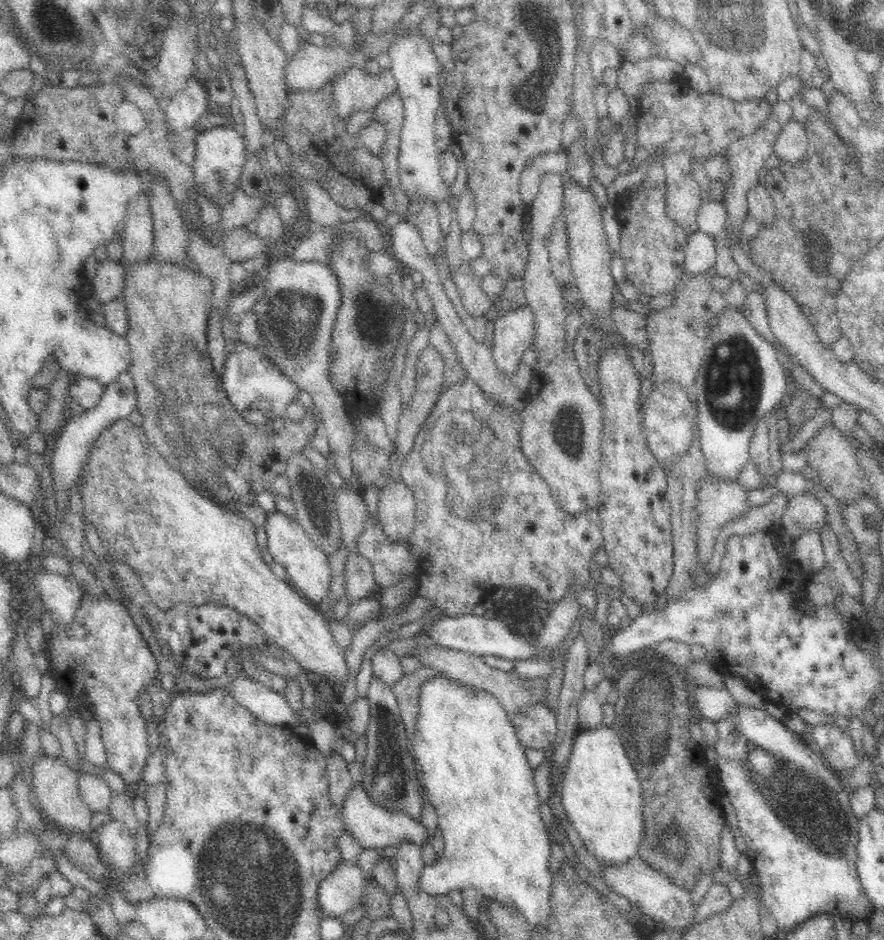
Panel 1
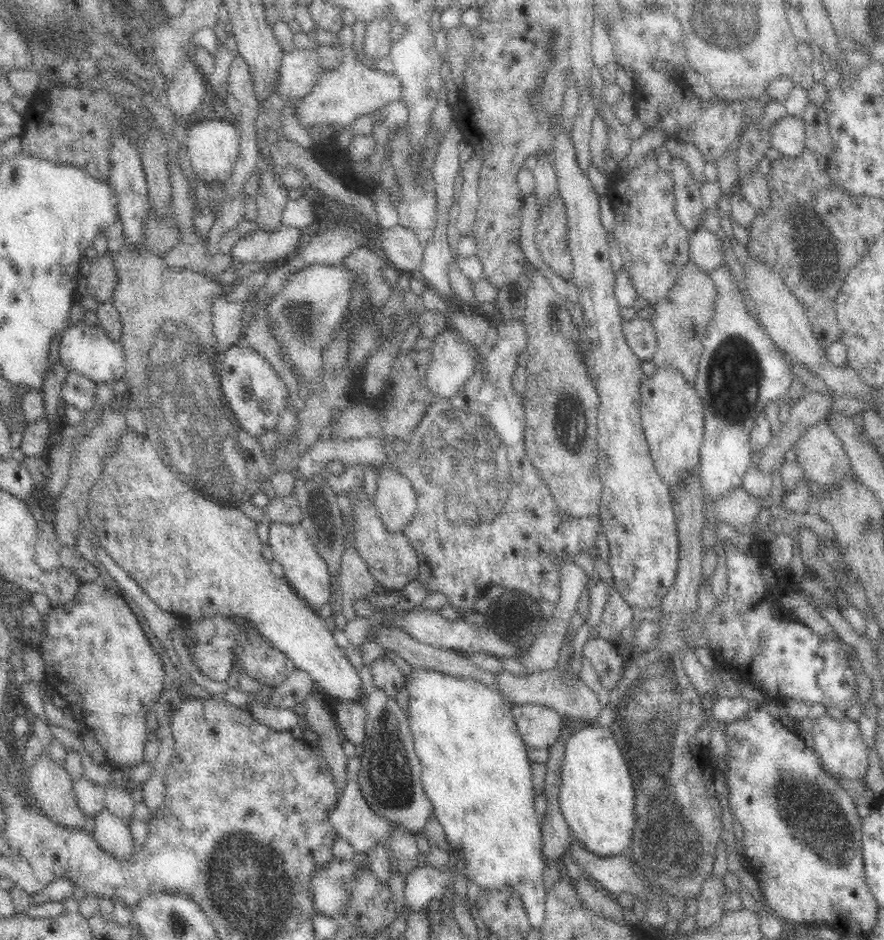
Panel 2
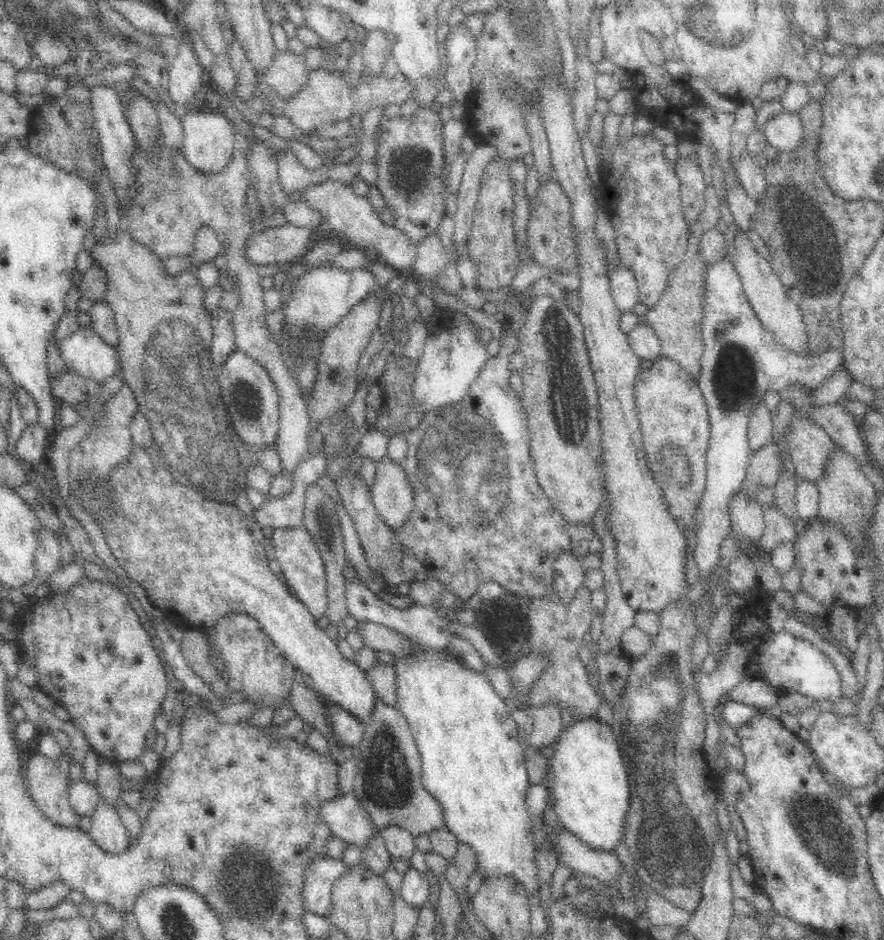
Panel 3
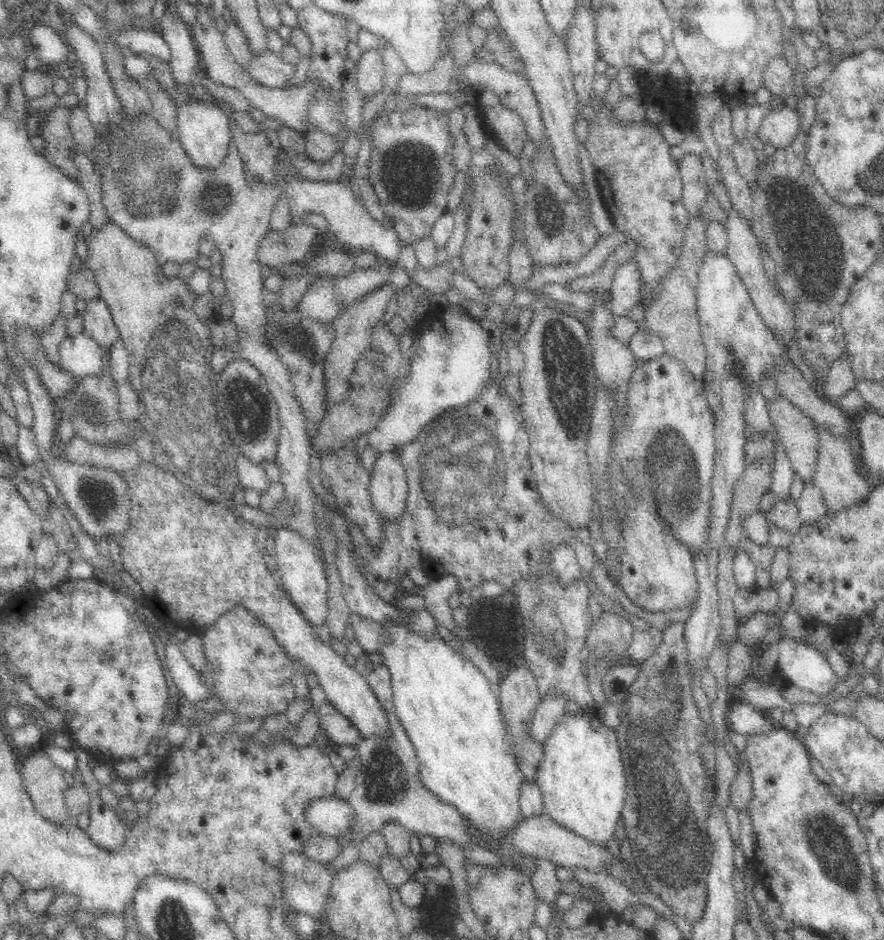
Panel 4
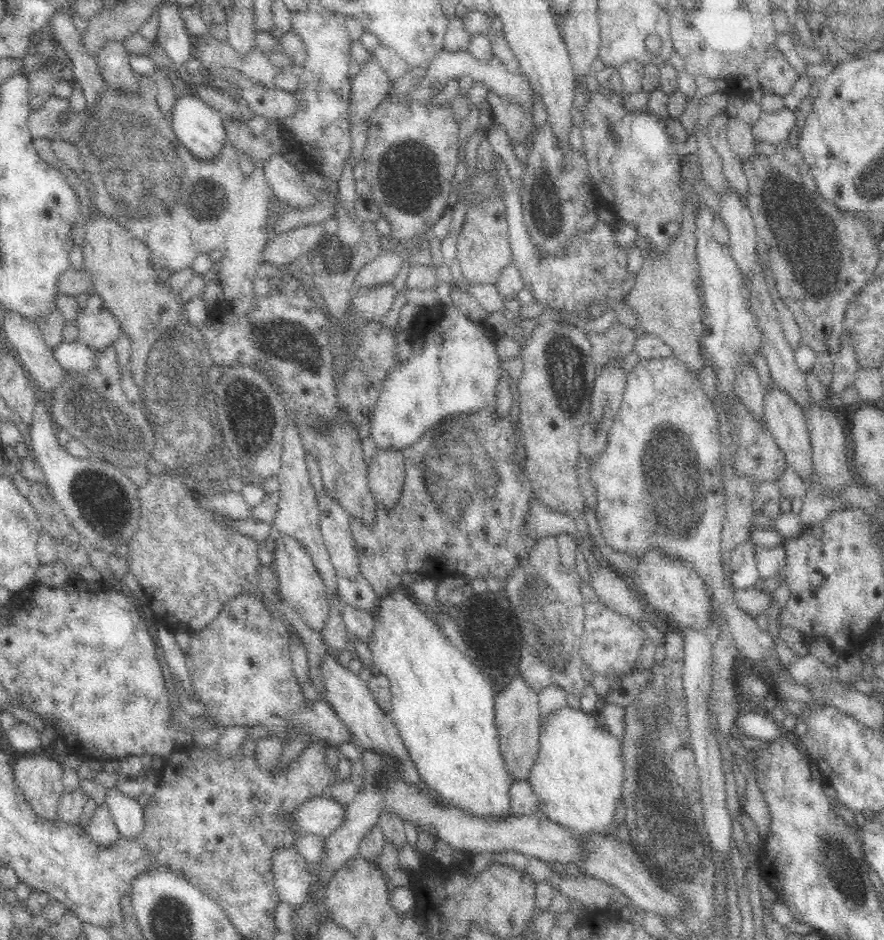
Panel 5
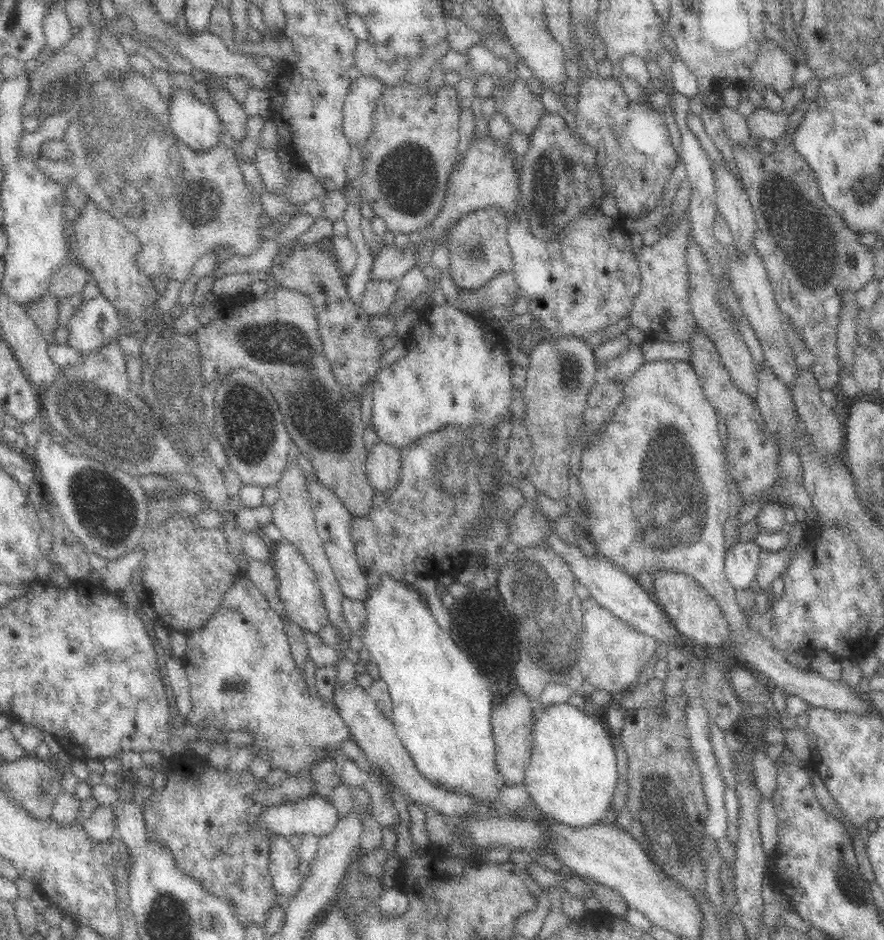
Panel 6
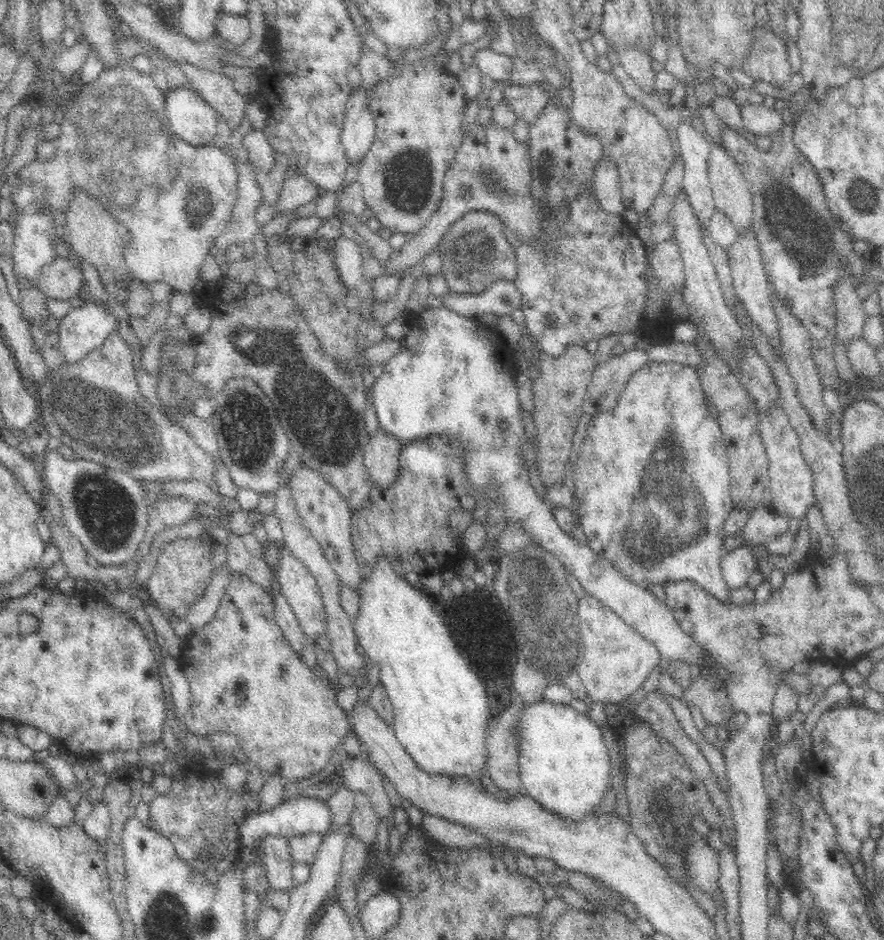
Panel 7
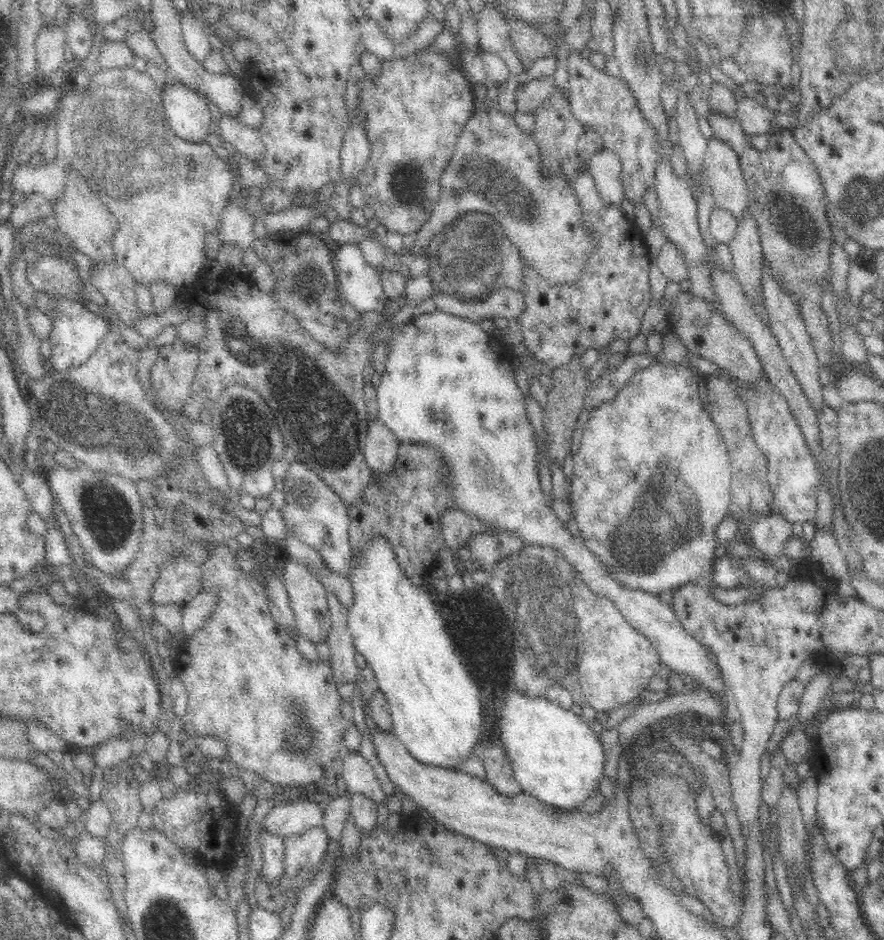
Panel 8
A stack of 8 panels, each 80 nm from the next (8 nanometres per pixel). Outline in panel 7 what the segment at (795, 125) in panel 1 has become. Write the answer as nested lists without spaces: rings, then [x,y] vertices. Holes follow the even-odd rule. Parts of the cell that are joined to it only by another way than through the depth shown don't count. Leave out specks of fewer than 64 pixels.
[[[746,102],[741,108],[743,130],[749,131],[756,138],[771,136],[783,129],[781,114],[771,105],[756,105]]]

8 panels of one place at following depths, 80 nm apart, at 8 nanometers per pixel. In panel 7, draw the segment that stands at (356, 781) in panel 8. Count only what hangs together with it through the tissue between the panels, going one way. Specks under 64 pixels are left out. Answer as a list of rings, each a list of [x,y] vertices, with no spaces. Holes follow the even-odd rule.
[[[348,756],[342,764],[343,783],[353,793],[365,794],[379,819],[386,820],[391,803],[382,787],[379,770],[363,756]]]

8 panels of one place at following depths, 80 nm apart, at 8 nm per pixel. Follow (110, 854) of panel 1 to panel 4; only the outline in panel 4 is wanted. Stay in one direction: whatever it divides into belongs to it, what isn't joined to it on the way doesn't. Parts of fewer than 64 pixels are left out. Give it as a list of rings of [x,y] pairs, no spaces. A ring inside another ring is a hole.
[[[92,780],[92,784],[88,784],[88,790],[91,796],[90,803],[90,822],[85,830],[88,836],[104,850],[114,850],[124,842],[124,836],[128,831],[124,830],[122,823],[114,810],[112,812],[104,812],[110,808],[104,803],[104,800],[98,796],[98,782]]]

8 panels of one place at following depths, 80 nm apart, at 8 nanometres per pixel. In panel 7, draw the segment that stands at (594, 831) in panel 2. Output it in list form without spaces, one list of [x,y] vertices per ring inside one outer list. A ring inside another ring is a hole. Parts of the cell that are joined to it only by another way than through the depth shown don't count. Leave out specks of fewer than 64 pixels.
[[[544,698],[536,702],[521,701],[518,707],[514,737],[518,747],[518,776],[522,792],[548,811],[570,820],[582,820],[584,816],[592,814],[591,811],[602,801],[606,788],[611,786],[610,758],[600,729],[592,723],[588,714]]]

